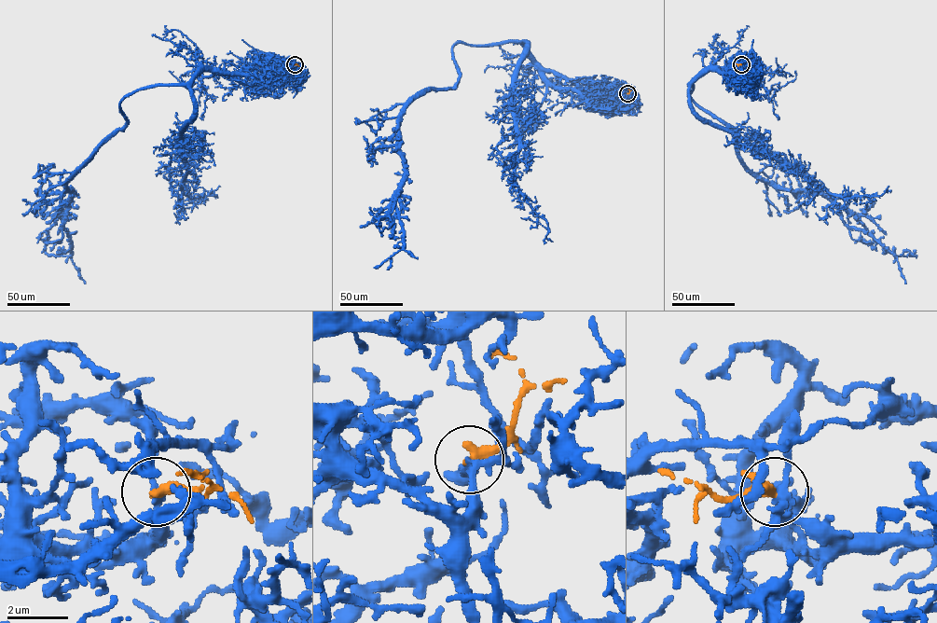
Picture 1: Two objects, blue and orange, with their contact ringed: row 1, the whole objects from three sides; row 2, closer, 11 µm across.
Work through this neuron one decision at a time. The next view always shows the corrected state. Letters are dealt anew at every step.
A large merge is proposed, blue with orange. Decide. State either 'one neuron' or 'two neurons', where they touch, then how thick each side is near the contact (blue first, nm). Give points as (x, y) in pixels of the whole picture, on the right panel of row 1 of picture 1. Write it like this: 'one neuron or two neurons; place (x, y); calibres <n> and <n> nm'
two neurons; place (741, 64); calibres 190 and 360 nm

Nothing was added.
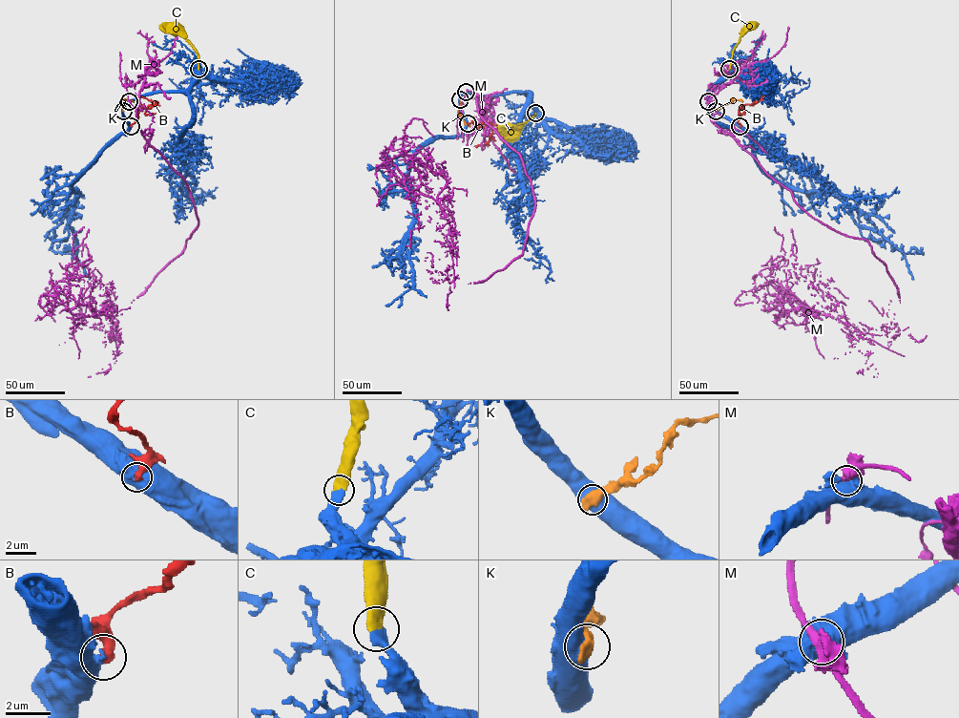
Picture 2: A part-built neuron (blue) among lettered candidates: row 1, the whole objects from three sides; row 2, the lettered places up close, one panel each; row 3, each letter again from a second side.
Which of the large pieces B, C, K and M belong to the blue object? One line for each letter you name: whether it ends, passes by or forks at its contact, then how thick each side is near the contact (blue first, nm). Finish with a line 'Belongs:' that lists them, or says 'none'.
C: it ends | 550/600 nm
Belongs: C

